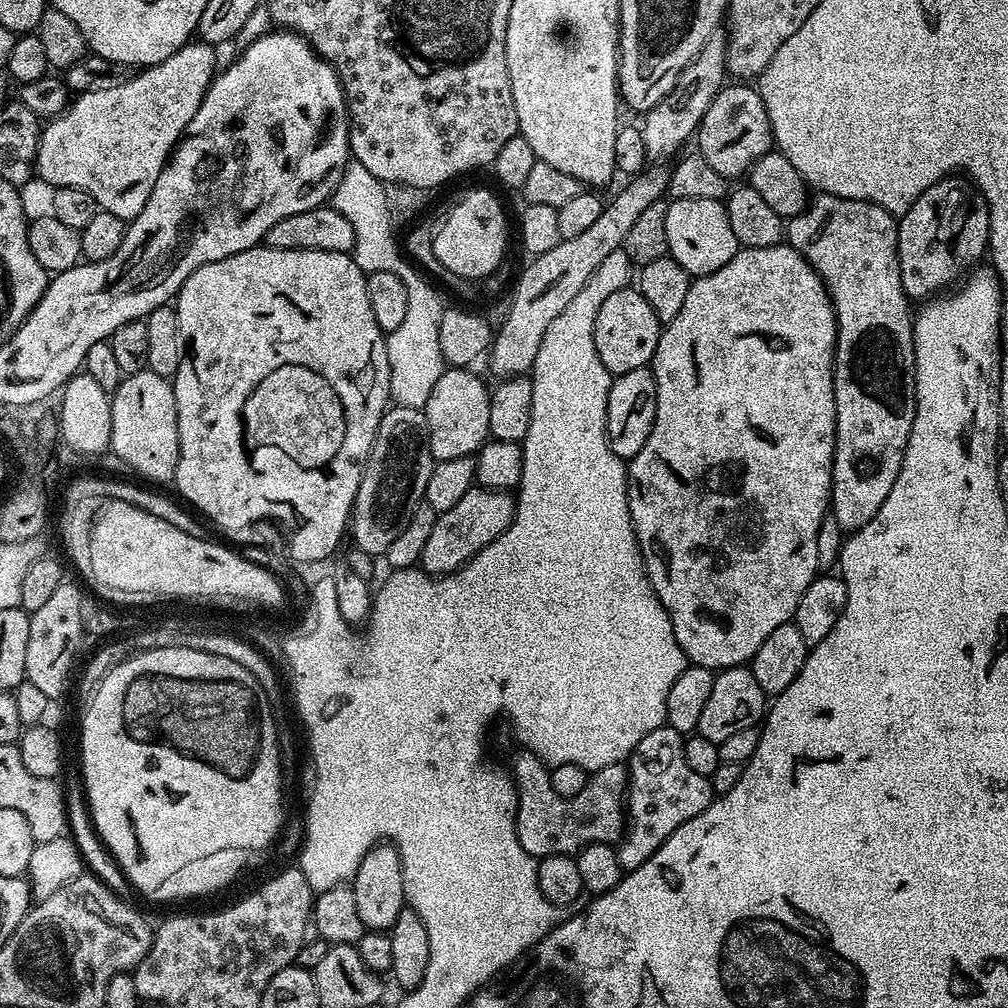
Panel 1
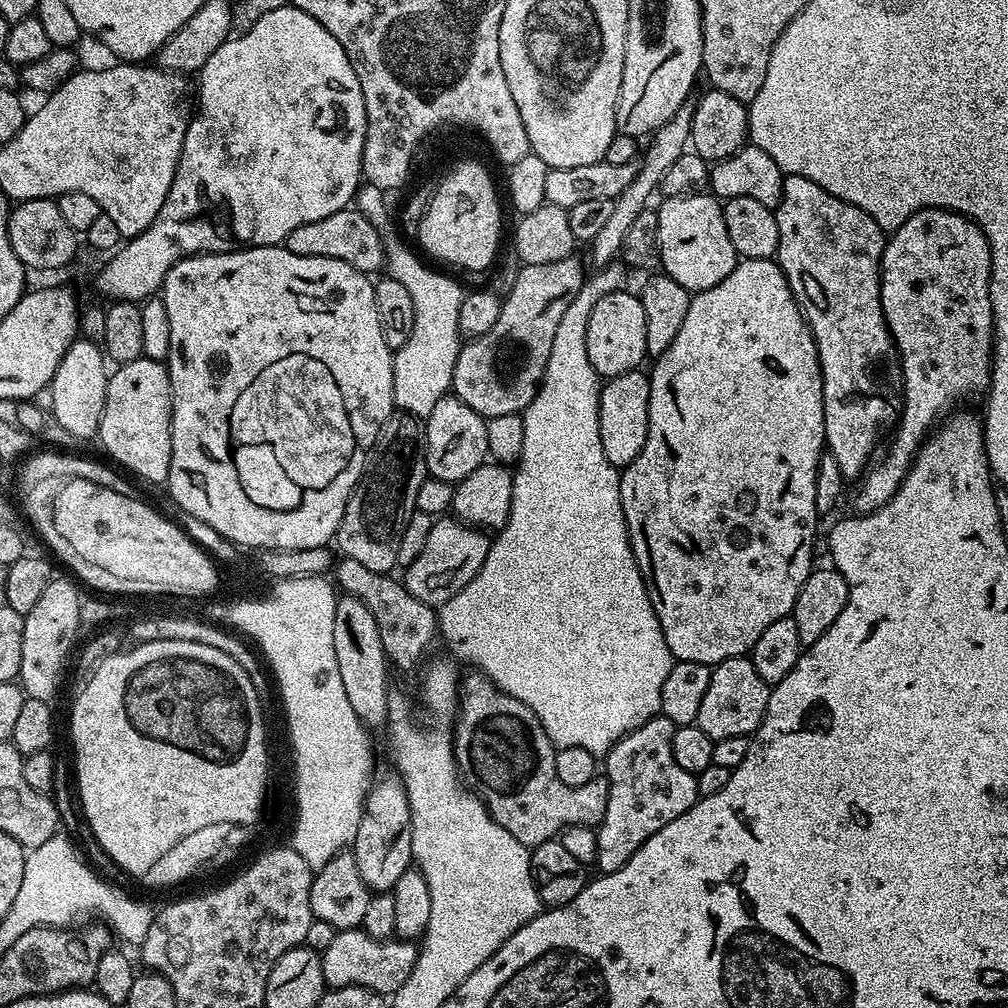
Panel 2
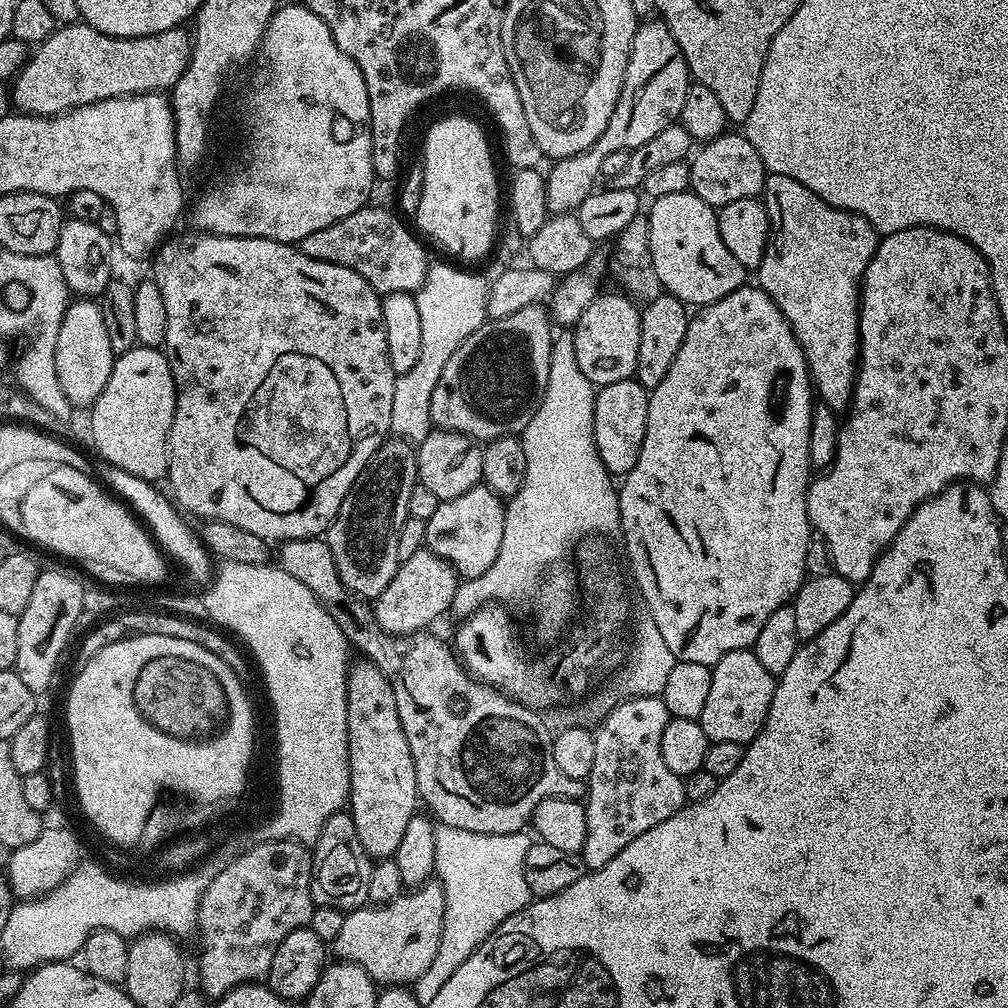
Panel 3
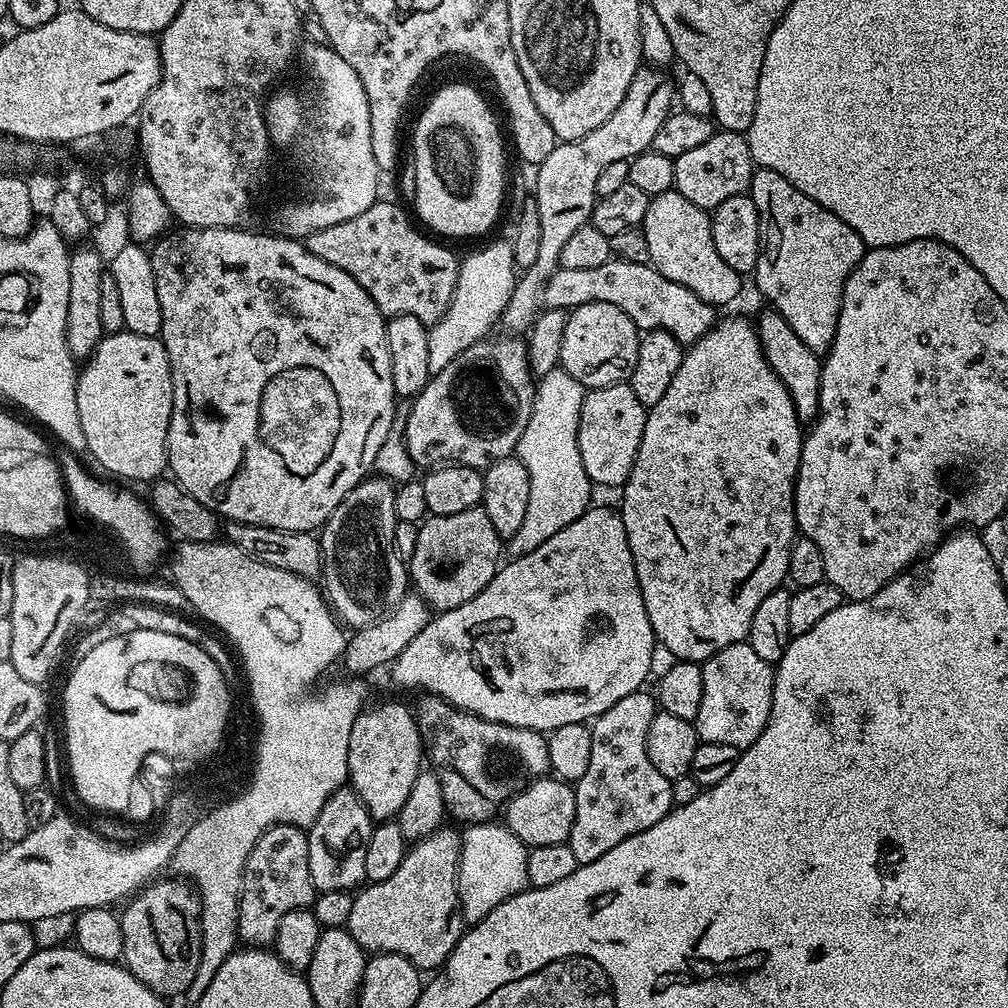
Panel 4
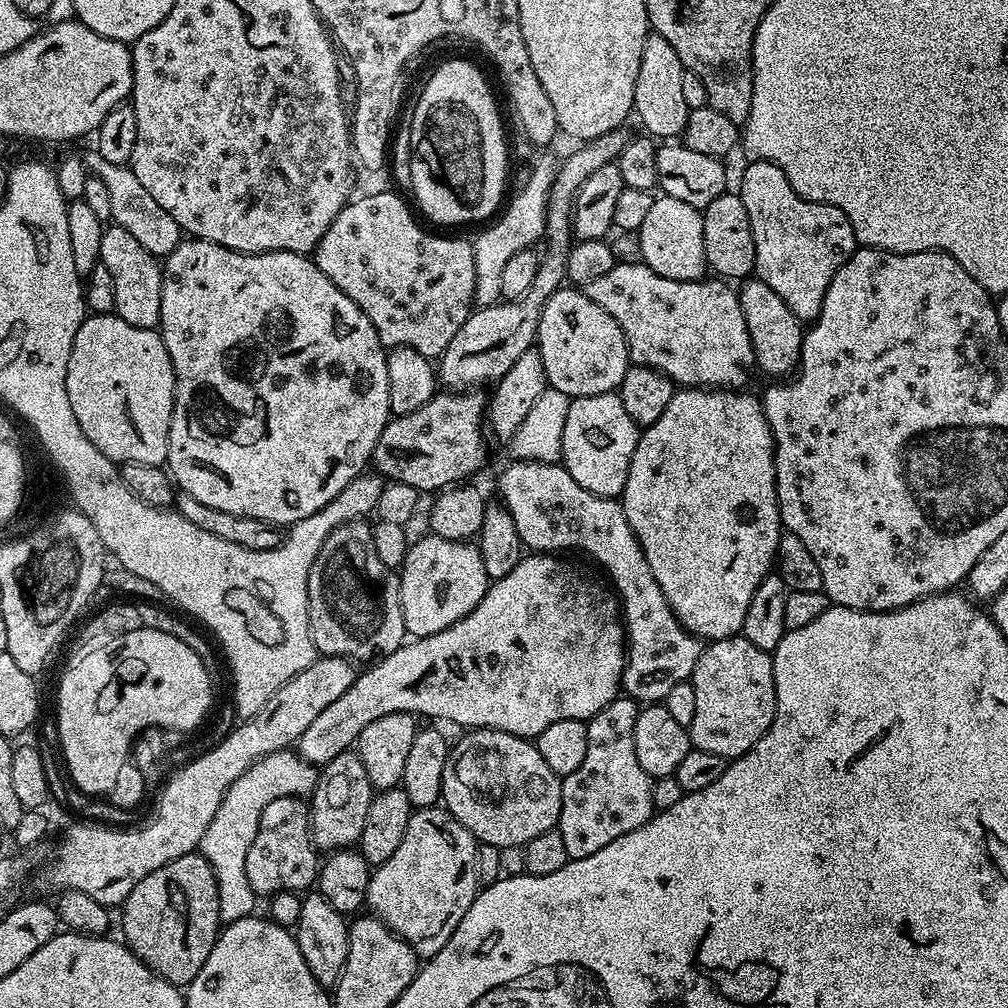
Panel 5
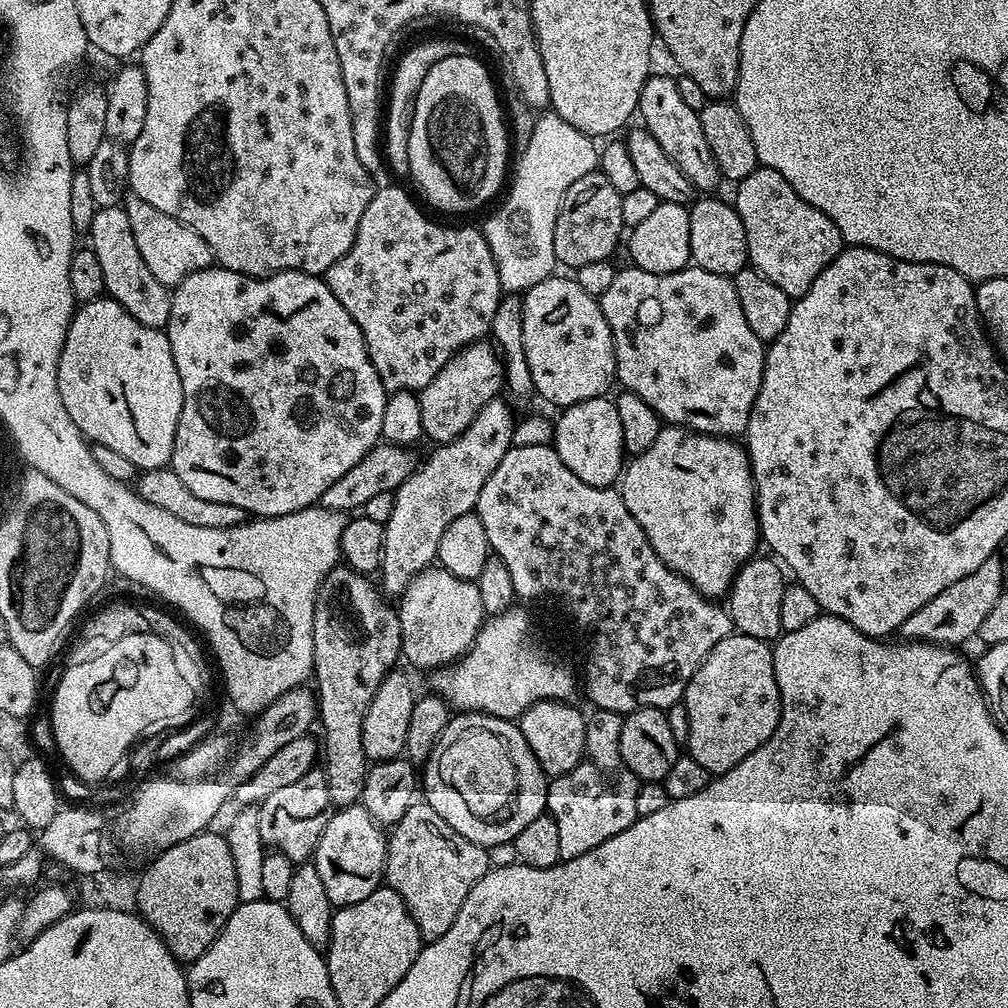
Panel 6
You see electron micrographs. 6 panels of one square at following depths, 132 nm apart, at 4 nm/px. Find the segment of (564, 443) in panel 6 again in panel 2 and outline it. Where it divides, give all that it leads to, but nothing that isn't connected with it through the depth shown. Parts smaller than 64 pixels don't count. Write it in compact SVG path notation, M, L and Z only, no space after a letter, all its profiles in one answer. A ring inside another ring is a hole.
M637 370L618 374L603 381L600 389L598 426L602 450L616 469L627 468L630 462L634 462L634 458L638 458L638 454L642 454L642 446L646 446L649 422L650 376L647 371Z

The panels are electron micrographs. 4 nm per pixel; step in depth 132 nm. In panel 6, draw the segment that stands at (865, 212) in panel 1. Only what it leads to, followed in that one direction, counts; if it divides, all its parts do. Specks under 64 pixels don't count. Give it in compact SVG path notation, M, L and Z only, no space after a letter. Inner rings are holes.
M756 167L735 188L734 207L746 230L749 265L770 278L789 298L806 294L814 286L814 278L846 247L838 226L822 210L803 200L773 168Z

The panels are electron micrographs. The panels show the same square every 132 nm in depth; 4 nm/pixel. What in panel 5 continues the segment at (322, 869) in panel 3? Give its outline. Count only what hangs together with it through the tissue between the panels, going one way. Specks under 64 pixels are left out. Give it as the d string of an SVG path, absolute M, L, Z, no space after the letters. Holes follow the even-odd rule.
M349 750L338 754L338 758L319 769L316 788L310 794L310 815L312 843L321 853L331 854L359 845L373 795L374 789L366 774L366 766L362 766L359 751Z

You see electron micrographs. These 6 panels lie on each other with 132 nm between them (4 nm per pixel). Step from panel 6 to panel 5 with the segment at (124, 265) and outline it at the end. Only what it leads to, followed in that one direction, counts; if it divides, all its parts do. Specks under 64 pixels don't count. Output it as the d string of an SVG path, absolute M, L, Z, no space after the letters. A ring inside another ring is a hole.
M115 226L105 227L102 234L100 263L110 270L114 278L114 312L130 326L156 328L162 314L162 264L157 257L141 246L127 230Z

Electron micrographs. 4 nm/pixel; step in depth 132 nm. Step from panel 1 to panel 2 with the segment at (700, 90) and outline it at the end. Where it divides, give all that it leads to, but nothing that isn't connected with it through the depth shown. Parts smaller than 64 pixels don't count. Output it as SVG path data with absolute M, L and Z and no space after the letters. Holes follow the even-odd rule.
M695 99L685 100L682 106L678 106L674 118L670 118L670 122L666 122L660 129L652 133L647 141L647 144L649 143L648 149L645 152L643 149L642 159L639 161L640 172L634 178L634 182L630 182L630 186L626 186L626 190L622 190L620 197L614 200L614 211L610 214L610 219L606 221L604 229L599 234L594 234L594 238L590 241L593 265L603 266L613 263L621 255L623 239L626 238L626 232L633 225L634 218L649 207L648 199L651 198L652 192L654 196L654 193L659 189L662 174L666 174L666 169L678 159L678 154L682 154L689 147L695 109Z

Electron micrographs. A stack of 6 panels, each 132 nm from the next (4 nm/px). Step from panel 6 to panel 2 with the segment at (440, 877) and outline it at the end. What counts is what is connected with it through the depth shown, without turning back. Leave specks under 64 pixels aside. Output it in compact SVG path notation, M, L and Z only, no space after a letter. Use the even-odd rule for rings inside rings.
M363 930L337 931L334 942L326 946L320 961L324 983L328 988L345 988L358 986L369 988L372 992L391 994L410 978L416 965L418 948L415 943L405 942L399 938L390 940L375 940Z

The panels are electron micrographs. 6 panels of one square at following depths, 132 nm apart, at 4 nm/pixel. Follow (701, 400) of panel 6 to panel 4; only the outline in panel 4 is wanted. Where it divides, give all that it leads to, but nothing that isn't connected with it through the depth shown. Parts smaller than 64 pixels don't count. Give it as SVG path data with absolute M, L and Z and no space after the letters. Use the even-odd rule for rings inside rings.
M619 259L602 262L602 266L590 266L586 270L566 270L557 268L544 287L544 308L562 308L571 310L590 302L610 302L618 306L634 326L644 332L661 328L672 332L674 338L682 345L690 345L702 338L712 329L718 319L717 309L702 302L686 286L670 282L651 263L639 264Z

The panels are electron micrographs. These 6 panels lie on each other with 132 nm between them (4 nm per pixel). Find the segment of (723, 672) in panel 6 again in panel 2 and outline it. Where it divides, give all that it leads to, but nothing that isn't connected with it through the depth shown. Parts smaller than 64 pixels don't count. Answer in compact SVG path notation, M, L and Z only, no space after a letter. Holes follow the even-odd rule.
M731 656L712 668L710 687L702 697L696 725L714 742L735 736L751 737L762 722L768 705L770 685L754 670L748 656Z

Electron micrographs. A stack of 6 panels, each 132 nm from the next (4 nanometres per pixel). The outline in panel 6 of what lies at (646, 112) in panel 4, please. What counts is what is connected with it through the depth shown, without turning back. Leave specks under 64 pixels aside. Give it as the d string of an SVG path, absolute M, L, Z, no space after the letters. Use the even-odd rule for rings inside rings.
M491 343L467 344L461 352L455 352L450 362L434 374L431 382L419 389L424 436L432 439L436 446L448 444L461 436L470 422L478 418L478 410L501 395L503 381L504 365L499 351Z

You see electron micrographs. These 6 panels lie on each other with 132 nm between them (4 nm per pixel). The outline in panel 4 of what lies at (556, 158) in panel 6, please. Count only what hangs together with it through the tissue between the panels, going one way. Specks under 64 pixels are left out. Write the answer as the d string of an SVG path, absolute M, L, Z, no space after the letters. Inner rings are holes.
M507 239L496 240L468 257L461 259L458 264L458 278L454 286L454 294L450 298L450 306L446 314L437 324L428 329L430 342L430 370L433 374L442 371L462 350L474 346L489 335L488 319L492 316L492 299L504 280L504 271L510 268L512 245Z

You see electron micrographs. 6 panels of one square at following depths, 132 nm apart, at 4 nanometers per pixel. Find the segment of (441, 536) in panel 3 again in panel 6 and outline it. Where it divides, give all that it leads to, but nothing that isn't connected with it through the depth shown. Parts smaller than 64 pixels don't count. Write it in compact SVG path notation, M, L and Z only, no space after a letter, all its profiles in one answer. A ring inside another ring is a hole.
M433 566L430 568L425 568L424 571L419 572L415 578L410 582L410 586L404 591L404 595L399 597L398 600L398 615L400 617L400 650L403 659L409 660L416 668L428 668L427 670L439 670L457 660L472 647L473 642L476 640L477 634L480 632L480 628L484 625L486 619L486 613L484 607L482 606L482 598L478 595L478 586L475 582L470 580L463 580L458 578L454 574L450 574L442 567Z

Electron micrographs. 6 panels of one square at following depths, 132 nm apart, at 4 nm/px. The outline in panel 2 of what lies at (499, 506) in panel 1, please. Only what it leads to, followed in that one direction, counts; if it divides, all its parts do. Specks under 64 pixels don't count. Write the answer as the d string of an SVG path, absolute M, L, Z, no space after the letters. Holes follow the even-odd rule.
M436 518L430 526L430 535L422 545L422 550L418 553L418 558L410 562L403 569L402 582L414 598L422 602L439 606L445 604L478 570L482 570L482 562L486 562L490 536L487 531L473 528L470 524L465 524L463 520L455 518Z

